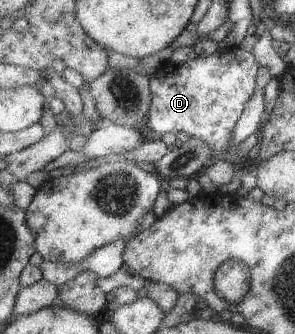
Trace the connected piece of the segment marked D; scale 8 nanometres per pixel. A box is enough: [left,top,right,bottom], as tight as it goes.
[148,46,259,152]

